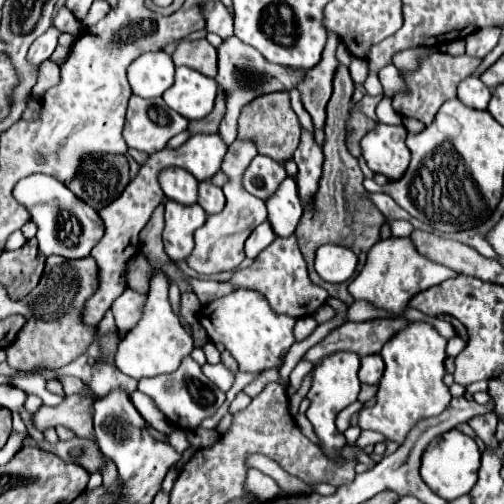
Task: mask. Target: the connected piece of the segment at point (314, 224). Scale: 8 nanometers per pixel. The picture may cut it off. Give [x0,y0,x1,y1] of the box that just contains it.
[296,67,386,303]

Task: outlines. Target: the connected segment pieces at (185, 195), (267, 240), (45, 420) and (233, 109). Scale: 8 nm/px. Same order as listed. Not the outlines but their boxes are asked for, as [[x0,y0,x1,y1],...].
[[160,169,198,205],[246,221,276,259],[34,395,94,439],[216,37,304,145]]

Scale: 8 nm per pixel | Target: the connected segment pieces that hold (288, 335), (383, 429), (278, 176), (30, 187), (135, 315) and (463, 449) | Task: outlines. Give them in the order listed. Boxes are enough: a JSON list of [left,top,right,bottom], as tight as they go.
[[200,289,294,373],[358,321,450,443],[242,155,286,199],[14,175,104,259],[112,287,146,333],[420,429,480,501]]

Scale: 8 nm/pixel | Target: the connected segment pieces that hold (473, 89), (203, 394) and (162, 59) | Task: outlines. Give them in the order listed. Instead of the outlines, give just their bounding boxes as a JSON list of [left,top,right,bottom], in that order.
[[458,77,490,109],[138,357,226,429],[128,51,174,97]]

